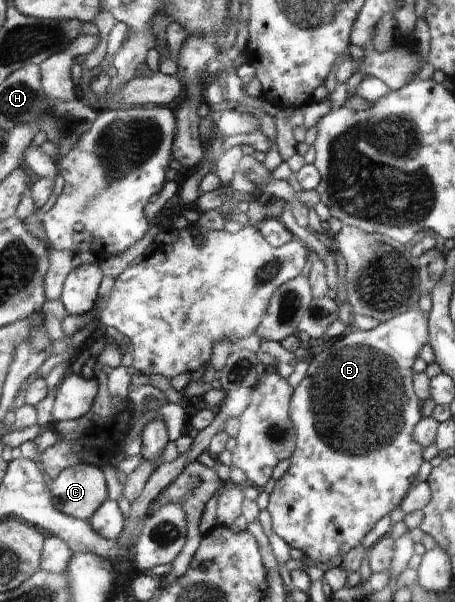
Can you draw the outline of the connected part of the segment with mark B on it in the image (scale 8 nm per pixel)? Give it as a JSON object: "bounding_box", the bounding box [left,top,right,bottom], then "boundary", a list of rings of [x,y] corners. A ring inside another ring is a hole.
{"bounding_box":[267,309,427,563],"boundary":[[[409,309],[396,318],[383,321],[375,329],[361,330],[351,328],[343,337],[333,341],[329,347],[325,347],[318,355],[307,356],[308,367],[305,378],[297,385],[291,401],[291,416],[296,424],[296,451],[292,455],[291,466],[288,471],[275,483],[273,491],[270,493],[267,510],[269,511],[273,523],[273,531],[289,545],[295,549],[301,549],[304,555],[311,557],[317,563],[331,563],[336,557],[343,557],[349,549],[353,549],[367,533],[373,529],[373,525],[391,509],[400,507],[401,499],[407,495],[409,487],[417,483],[417,471],[419,465],[423,463],[423,447],[417,443],[415,427],[419,425],[417,421],[421,419],[421,407],[417,401],[417,394],[413,393],[415,378],[413,377],[413,363],[419,357],[421,347],[427,343],[427,317],[421,313],[420,309]]]}

